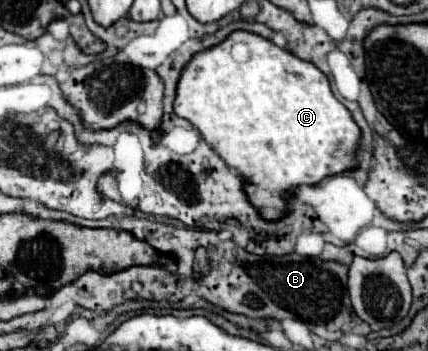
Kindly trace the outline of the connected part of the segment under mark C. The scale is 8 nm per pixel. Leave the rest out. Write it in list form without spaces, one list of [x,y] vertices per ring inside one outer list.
[[[241,29],[191,57],[179,77],[173,111],[197,127],[201,137],[229,167],[245,175],[251,183],[245,187],[249,201],[265,219],[277,219],[285,213],[283,195],[289,193],[291,187],[313,185],[327,175],[351,169],[353,149],[361,135],[351,113],[331,93],[323,71],[311,61],[277,47],[273,41]]]

